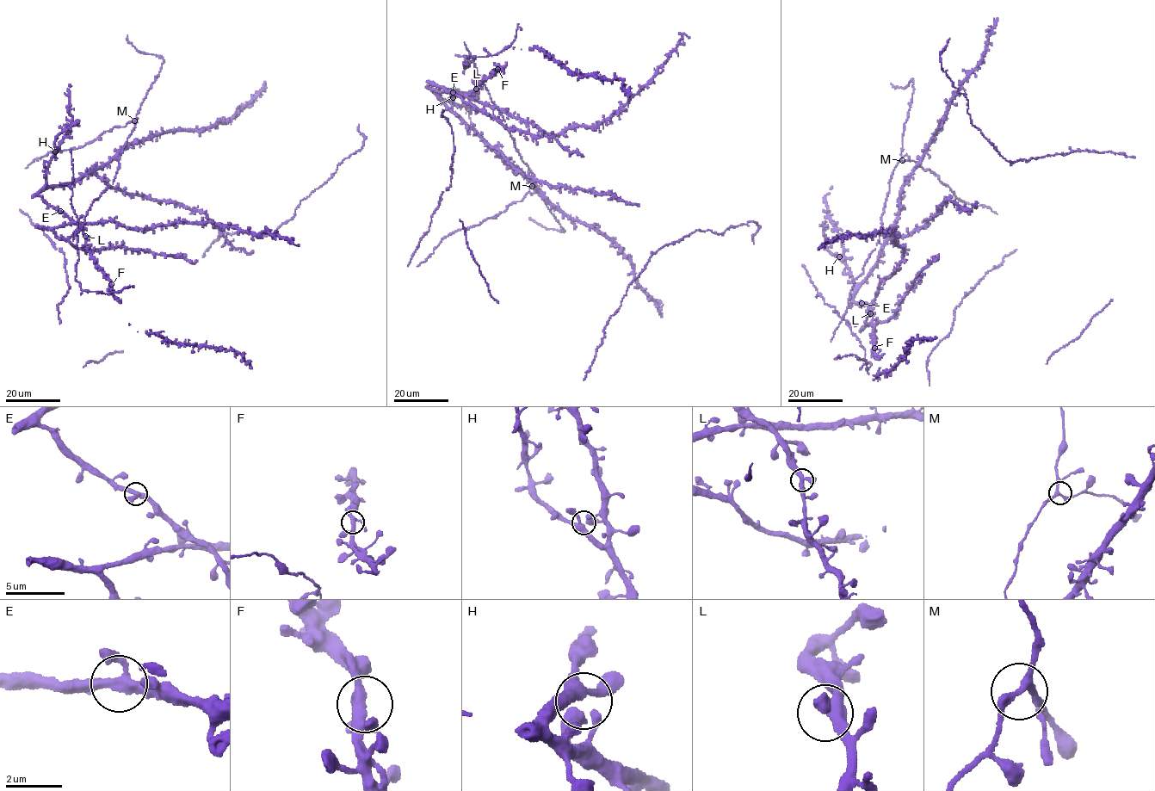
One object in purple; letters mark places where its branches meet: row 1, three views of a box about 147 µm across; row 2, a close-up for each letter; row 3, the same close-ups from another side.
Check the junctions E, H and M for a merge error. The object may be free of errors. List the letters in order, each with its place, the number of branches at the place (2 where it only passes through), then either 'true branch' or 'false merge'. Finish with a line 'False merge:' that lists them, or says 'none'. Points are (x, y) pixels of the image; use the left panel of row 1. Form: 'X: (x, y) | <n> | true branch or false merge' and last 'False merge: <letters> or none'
E: (60, 211) | 3 | true branch
H: (55, 151) | 3 | true branch
M: (134, 120) | 3 | true branch
False merge: none

